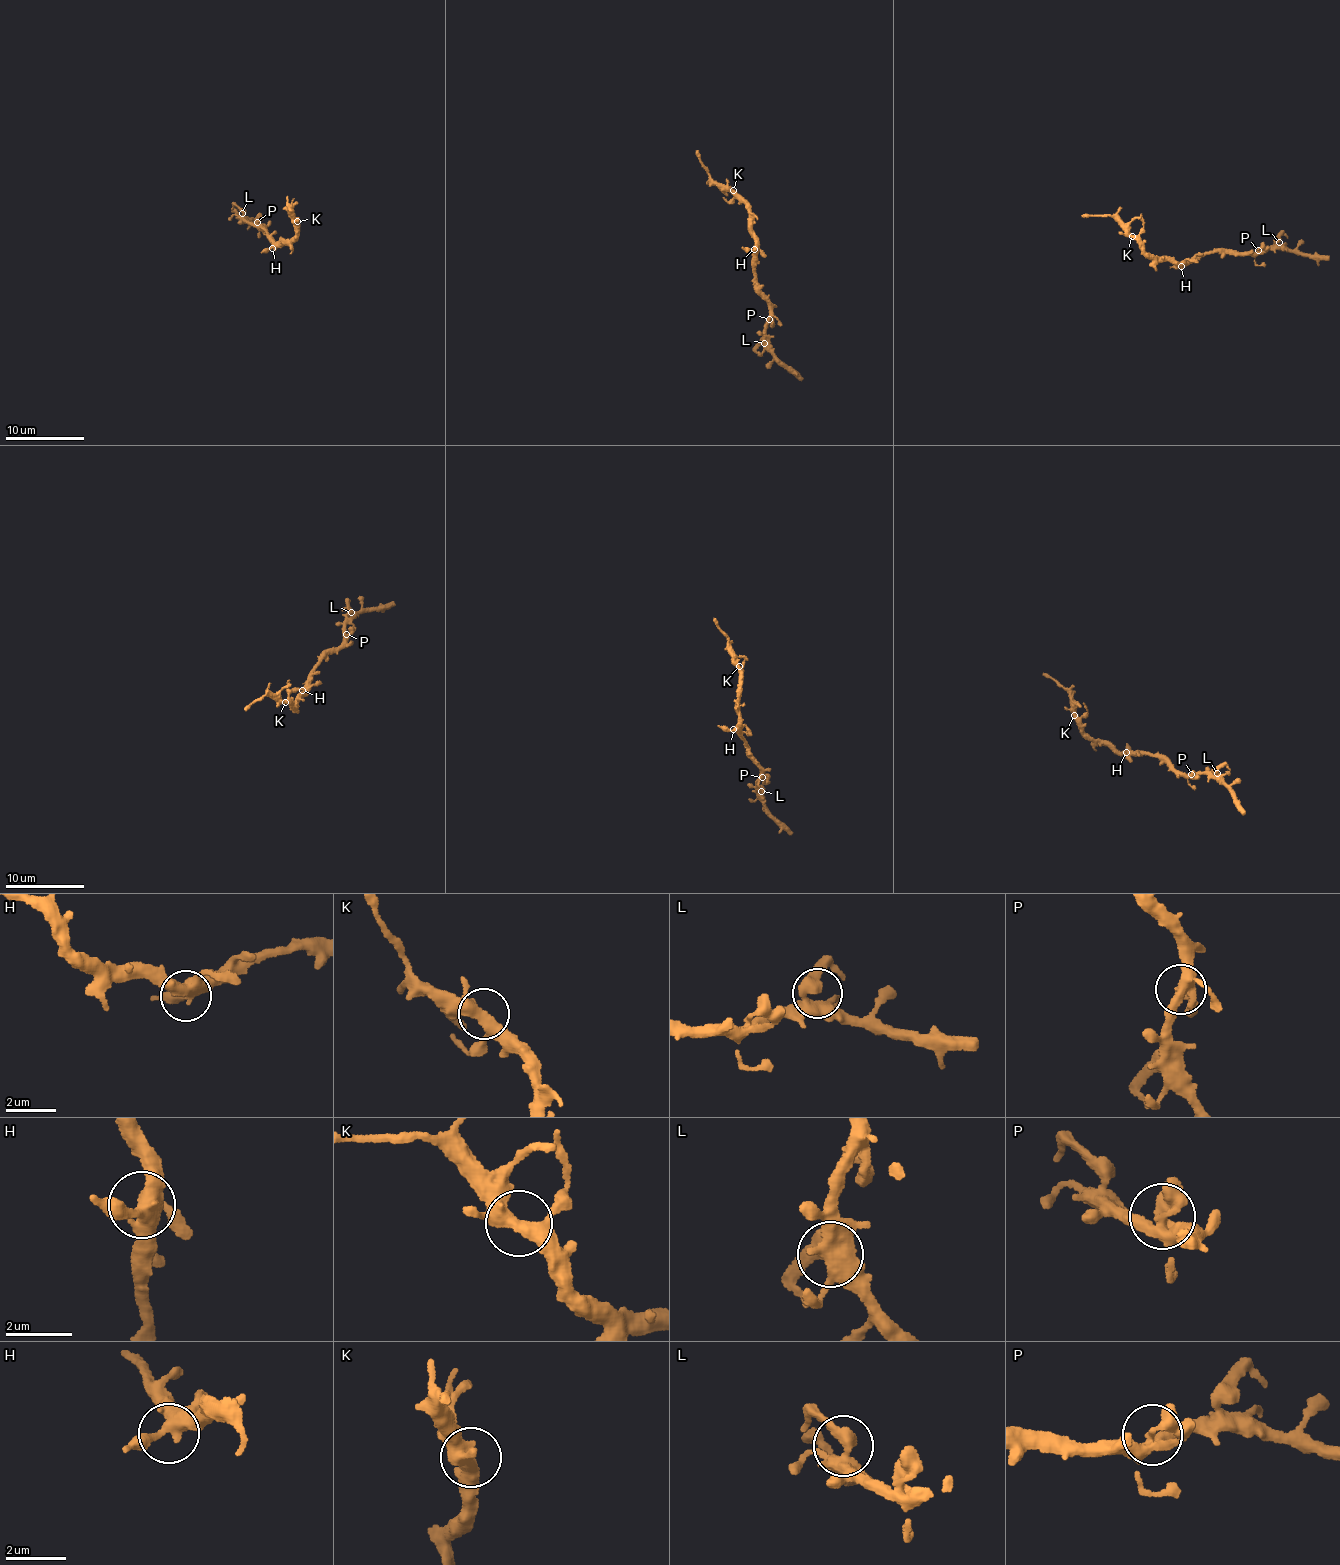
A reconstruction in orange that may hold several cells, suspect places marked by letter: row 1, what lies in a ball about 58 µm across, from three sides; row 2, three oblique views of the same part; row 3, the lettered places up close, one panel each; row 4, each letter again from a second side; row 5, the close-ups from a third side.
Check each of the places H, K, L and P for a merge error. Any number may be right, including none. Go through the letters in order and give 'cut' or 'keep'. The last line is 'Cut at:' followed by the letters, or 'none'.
H: keep
K: keep
L: keep
P: keep
Cut at: none

